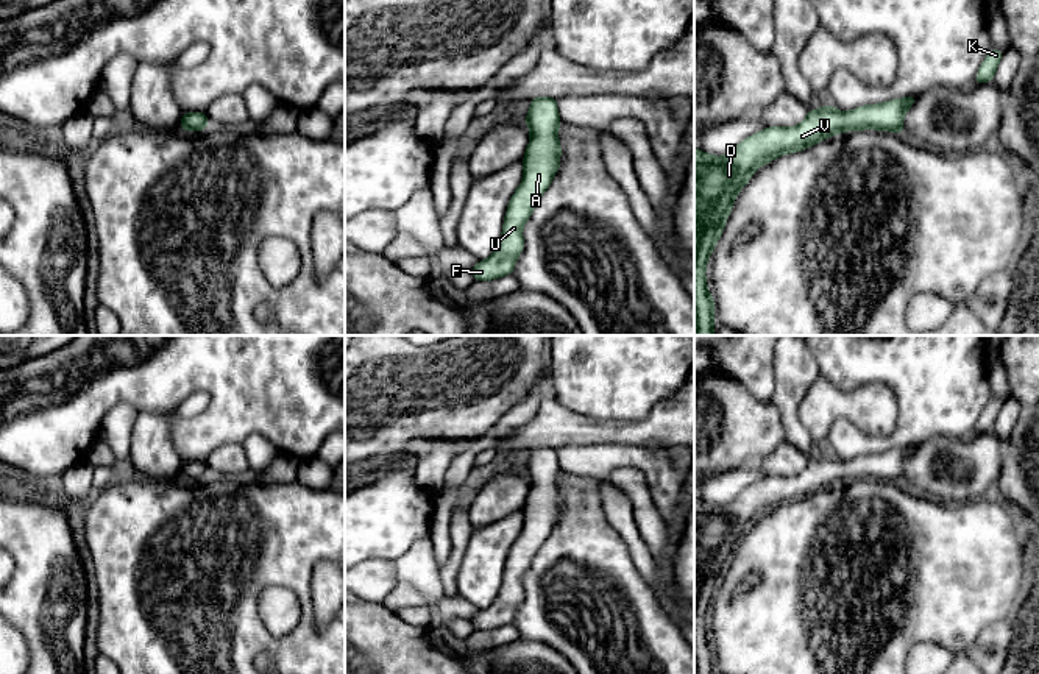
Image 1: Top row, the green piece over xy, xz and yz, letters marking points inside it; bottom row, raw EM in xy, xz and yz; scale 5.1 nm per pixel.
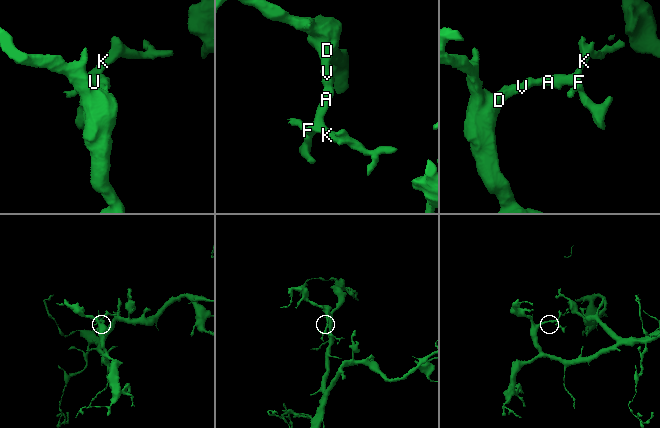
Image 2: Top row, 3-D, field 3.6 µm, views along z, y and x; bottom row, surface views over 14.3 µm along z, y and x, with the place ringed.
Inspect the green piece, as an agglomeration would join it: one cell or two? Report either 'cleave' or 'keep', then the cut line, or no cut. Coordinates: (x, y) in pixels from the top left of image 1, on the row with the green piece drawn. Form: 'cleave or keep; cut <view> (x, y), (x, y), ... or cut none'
keep; cut none

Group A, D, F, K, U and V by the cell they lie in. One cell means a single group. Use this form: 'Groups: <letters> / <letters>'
Groups: A D F K U V

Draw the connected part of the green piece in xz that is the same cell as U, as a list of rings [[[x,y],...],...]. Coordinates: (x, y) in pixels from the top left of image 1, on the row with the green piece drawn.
[[[532,98],[524,122],[532,136],[523,158],[524,175],[509,201],[496,250],[470,270],[474,281],[490,281],[513,273],[515,262],[524,248],[523,226],[560,167],[562,147],[557,131],[562,122],[557,98]]]

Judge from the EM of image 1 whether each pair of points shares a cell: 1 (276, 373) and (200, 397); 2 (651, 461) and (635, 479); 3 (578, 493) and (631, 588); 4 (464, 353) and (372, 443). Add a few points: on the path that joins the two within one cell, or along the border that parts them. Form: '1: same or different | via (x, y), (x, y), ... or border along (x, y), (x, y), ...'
1: different | border along (206, 389), (211, 404), (202, 414), (184, 420)
2: different | border along (609, 471), (637, 467), (656, 506)
3: same | via (581, 517), (581, 539), (607, 565)
4: same | via (440, 376), (395, 420)

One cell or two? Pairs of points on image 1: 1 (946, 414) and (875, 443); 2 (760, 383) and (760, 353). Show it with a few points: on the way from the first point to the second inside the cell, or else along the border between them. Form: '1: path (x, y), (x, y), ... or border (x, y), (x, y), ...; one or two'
1: path (929, 414), (924, 414), (902, 436), (893, 440); one
2: path (760, 375), (760, 361); one

